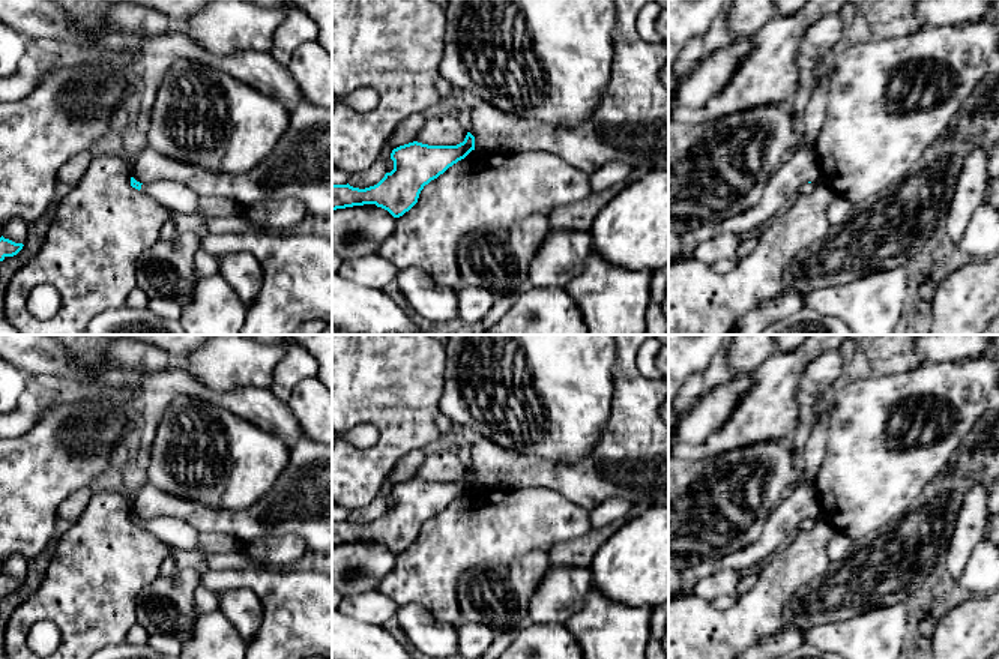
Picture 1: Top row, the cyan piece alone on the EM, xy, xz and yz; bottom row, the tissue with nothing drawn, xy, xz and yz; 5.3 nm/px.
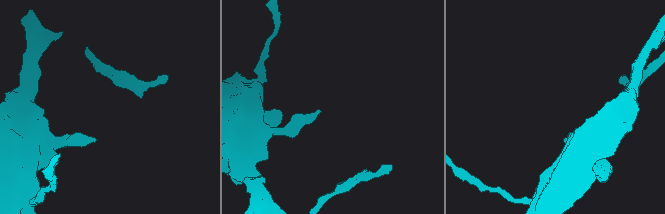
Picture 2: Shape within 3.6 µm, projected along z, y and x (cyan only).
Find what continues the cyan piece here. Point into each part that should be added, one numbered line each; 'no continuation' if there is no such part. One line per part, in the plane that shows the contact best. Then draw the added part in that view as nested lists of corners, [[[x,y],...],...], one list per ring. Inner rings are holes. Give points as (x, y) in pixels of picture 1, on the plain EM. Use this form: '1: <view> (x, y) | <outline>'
no continuation

